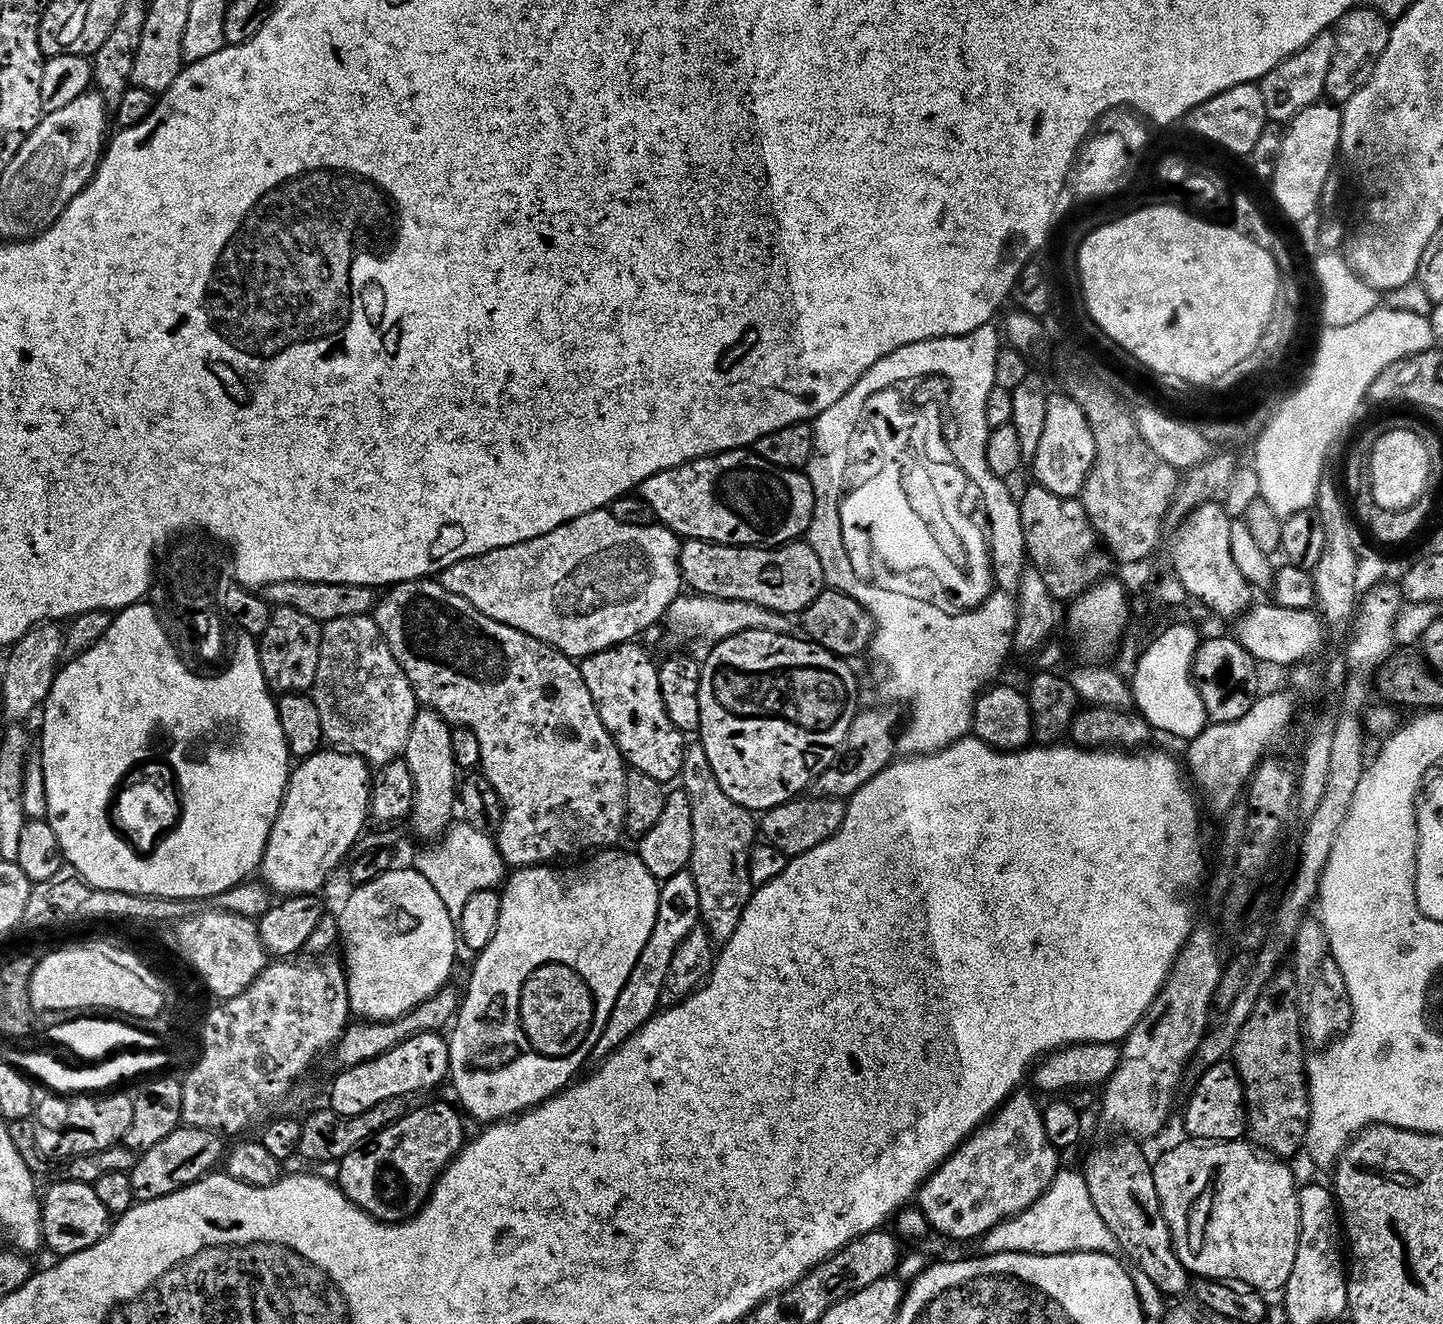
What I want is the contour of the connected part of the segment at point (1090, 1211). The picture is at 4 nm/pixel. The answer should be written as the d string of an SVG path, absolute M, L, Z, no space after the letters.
M1086 1162L1076 1172L1059 1171L1047 1193L1037 1203L1021 1213L1020 1216L1002 1221L996 1228L991 1229L976 1240L974 1247L980 1251L979 1255L984 1258L999 1258L1006 1254L1022 1254L1023 1256L1071 1255L1085 1249L1086 1244L1083 1244L1083 1240L1087 1238L1090 1231L1109 1230L1110 1227L1112 1224L1108 1226L1108 1216L1104 1216L1104 1212L1100 1212L1100 1204L1096 1204L1096 1196L1092 1196L1092 1188L1088 1186L1088 1163Z

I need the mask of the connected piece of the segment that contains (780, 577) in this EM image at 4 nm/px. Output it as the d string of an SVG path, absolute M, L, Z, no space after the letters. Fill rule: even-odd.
M690 540L678 552L680 574L693 593L713 596L716 600L750 602L777 614L803 614L826 590L822 562L814 554L811 544L797 542L779 550L752 550L747 554Z

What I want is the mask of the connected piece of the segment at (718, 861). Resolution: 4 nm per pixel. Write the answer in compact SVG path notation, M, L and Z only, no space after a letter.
M689 743L684 749L682 791L690 798L690 814L694 814L694 850L690 871L698 890L700 911L708 914L724 912L727 908L739 909L747 905L754 892L748 858L758 840L758 820L753 813L738 806L722 786L718 786L714 766L710 766L710 758L706 758L703 743L695 743Z

